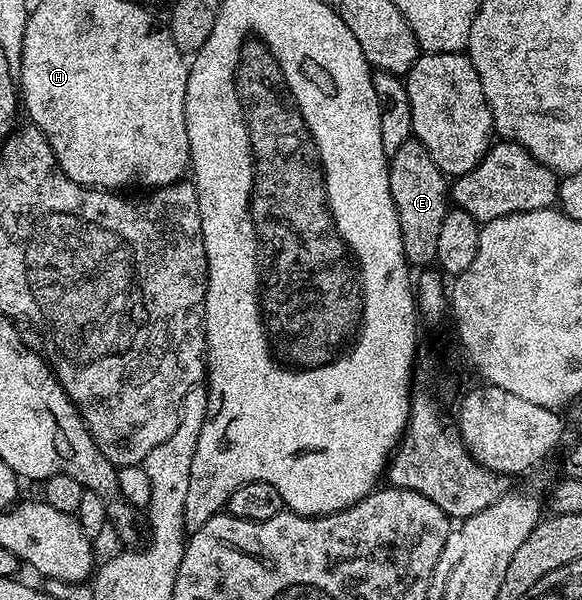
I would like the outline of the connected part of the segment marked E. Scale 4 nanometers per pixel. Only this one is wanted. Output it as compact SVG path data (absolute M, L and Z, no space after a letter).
M412 138L409 141L405 141L405 145L401 145L401 149L397 149L395 155L390 156L389 159L389 189L393 193L393 205L397 209L397 217L399 218L399 224L401 225L401 241L403 242L403 248L405 249L405 257L408 264L415 269L427 269L435 263L437 257L437 240L441 234L441 221L445 221L449 210L449 179L448 176L443 174L441 169L437 169L437 161L433 161L433 157L429 157L429 149L425 149L425 145L421 145L421 141L416 138Z

